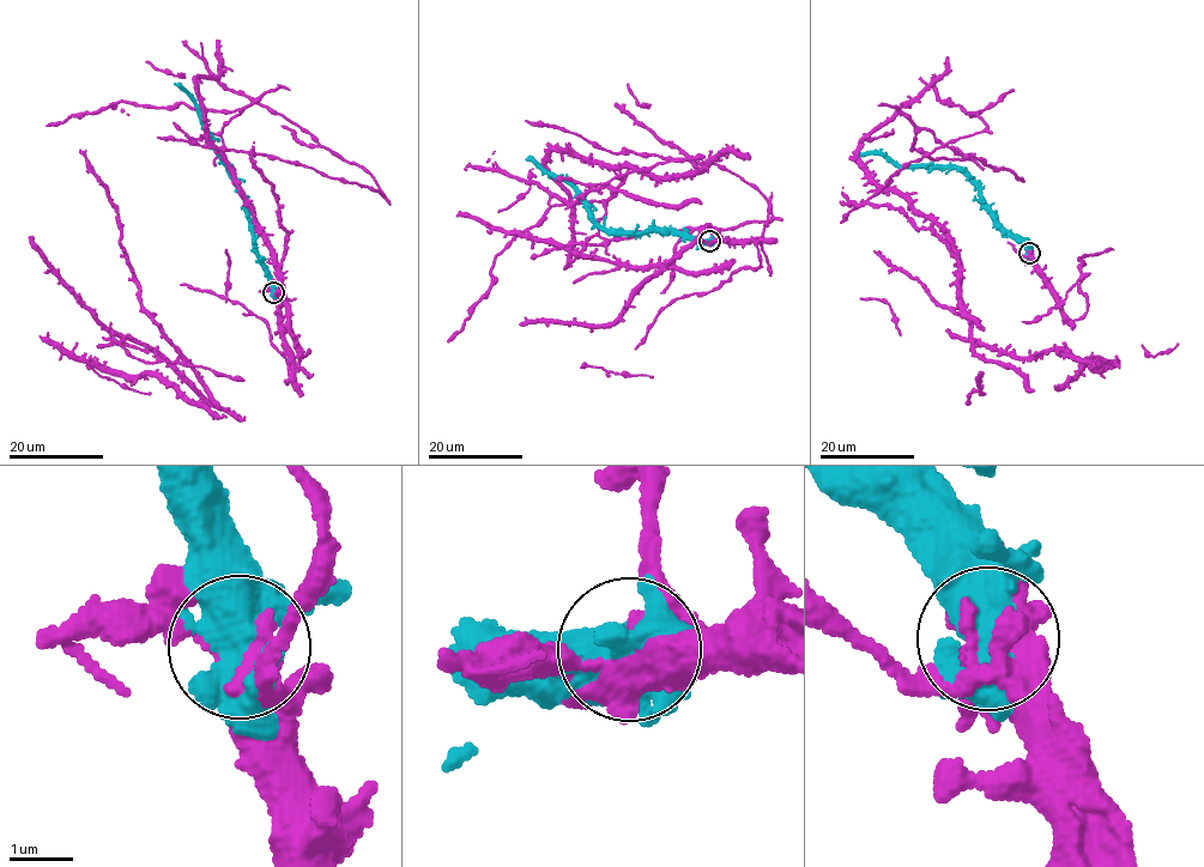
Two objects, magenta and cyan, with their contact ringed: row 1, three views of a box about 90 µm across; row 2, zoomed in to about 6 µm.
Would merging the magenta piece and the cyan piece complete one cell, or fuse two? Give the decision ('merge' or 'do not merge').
merge

